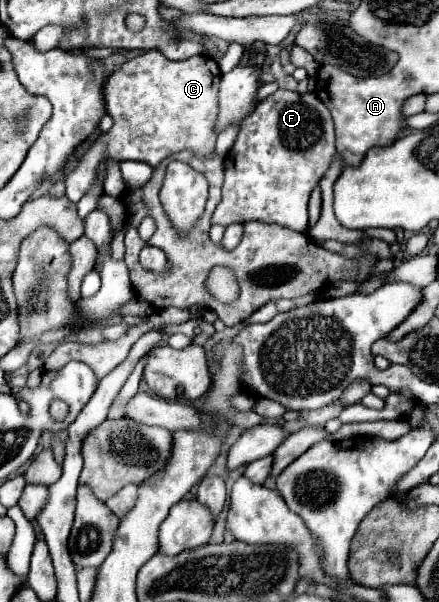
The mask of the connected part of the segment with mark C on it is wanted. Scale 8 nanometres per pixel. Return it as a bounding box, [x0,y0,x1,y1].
[66,50,220,202]

